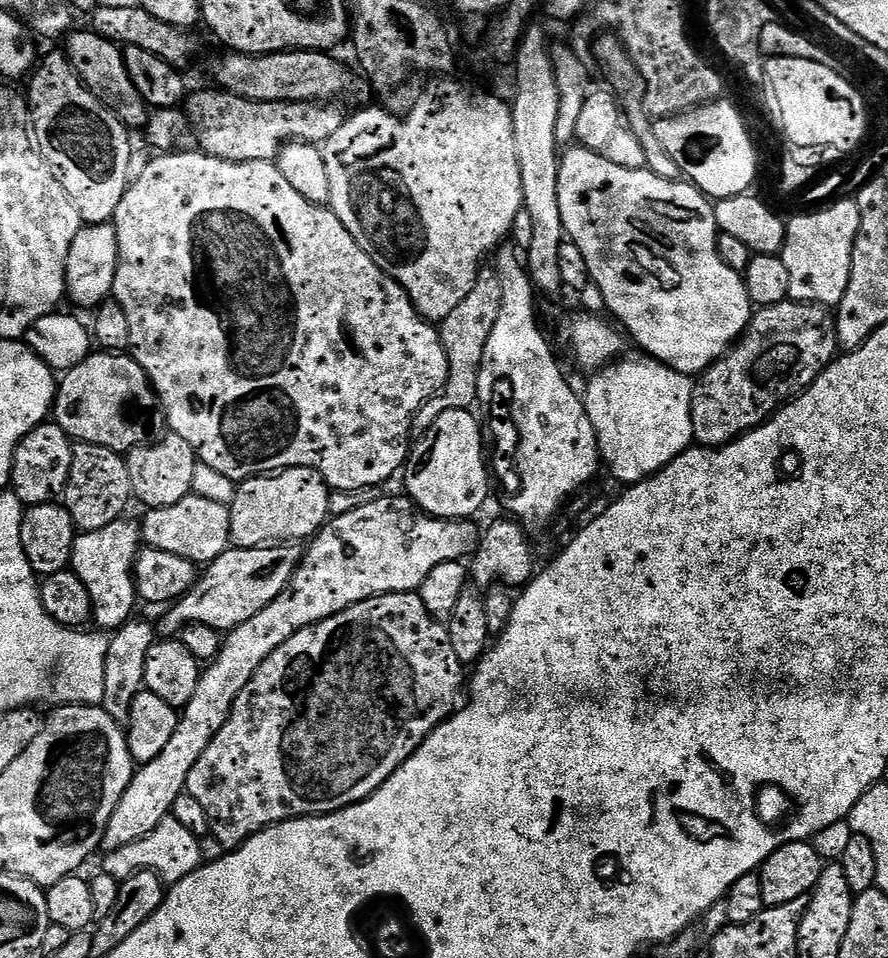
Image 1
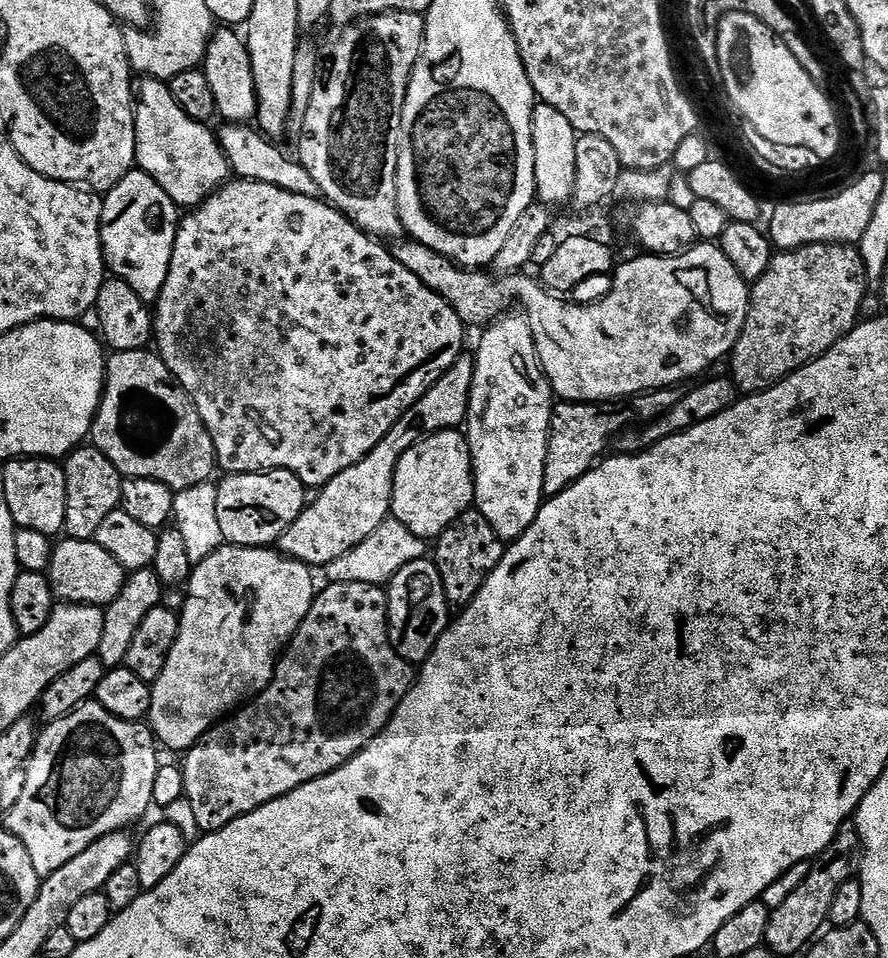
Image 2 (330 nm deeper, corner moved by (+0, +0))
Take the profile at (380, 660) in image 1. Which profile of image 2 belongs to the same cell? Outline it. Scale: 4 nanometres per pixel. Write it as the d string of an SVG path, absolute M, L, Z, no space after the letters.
M342 582L321 587L316 593L316 598L313 600L302 626L298 626L298 630L292 635L292 639L288 641L280 659L277 660L276 672L272 676L272 681L262 691L255 693L239 710L233 711L227 718L213 724L211 730L194 747L183 753L183 797L190 802L190 807L194 810L201 833L218 832L230 822L298 790L306 782L314 782L318 778L338 770L346 762L353 760L390 722L390 718L398 710L402 698L406 698L413 683L413 665L406 663L396 653L388 637L387 591L381 585L366 582Z

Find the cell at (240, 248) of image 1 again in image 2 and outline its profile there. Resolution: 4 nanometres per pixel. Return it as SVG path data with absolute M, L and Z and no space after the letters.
M239 178L229 179L219 192L212 193L207 200L202 201L197 208L191 209L181 219L176 229L176 241L174 242L174 254L170 258L170 270L166 274L166 282L162 286L160 297L156 299L154 305L155 351L158 353L160 360L170 370L172 379L187 392L188 397L194 402L194 406L214 442L217 465L221 469L225 468L223 471L228 474L237 472L271 472L273 468L285 468L293 472L302 481L305 489L308 490L323 488L334 478L338 478L338 474L342 474L342 470L362 462L362 458L366 458L366 454L370 454L370 450L374 450L374 446L378 446L378 442L382 442L382 438L386 438L386 434L394 426L394 422L398 422L398 418L402 418L402 414L406 414L406 410L413 408L436 385L438 378L442 378L442 374L446 374L446 370L450 370L450 366L454 366L454 362L465 351L464 331L466 331L464 321L458 318L455 310L441 296L434 294L421 280L414 278L414 274L410 274L410 270L406 270L406 266L402 266L402 262L394 259L391 251L379 239L360 231L337 208L332 207L331 204L320 198L306 198L302 194L290 194L290 190L282 190L278 186L270 186L266 182L254 182L253 180Z

